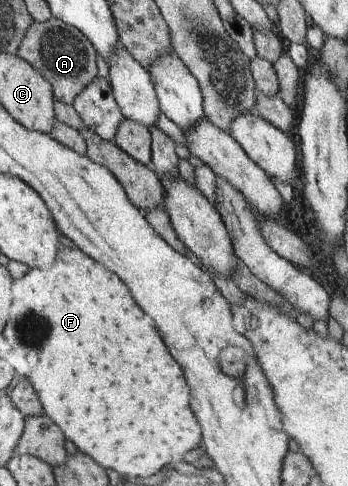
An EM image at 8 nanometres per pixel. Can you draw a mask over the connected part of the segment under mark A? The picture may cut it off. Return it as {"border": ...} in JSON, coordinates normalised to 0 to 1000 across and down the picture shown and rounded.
{"border":[[[152,33],[126,45],[95,43],[72,72],[52,115],[147,173],[161,208],[210,216],[216,200],[279,156],[279,107],[261,84],[207,51]]]}

